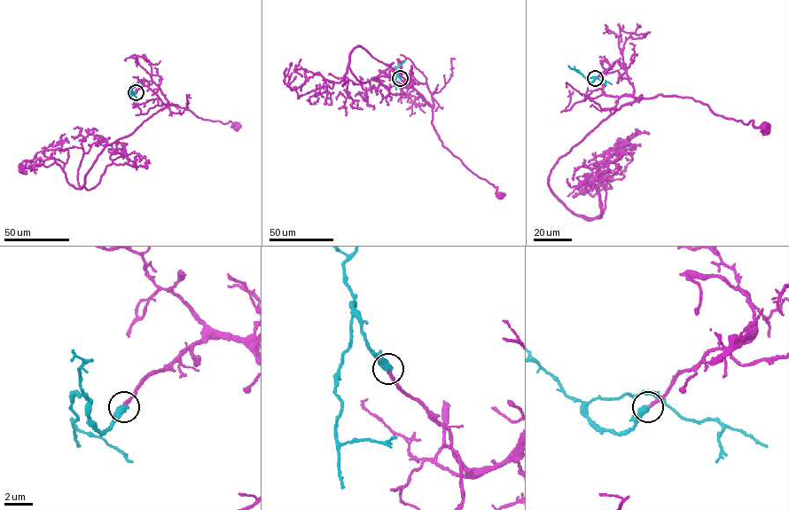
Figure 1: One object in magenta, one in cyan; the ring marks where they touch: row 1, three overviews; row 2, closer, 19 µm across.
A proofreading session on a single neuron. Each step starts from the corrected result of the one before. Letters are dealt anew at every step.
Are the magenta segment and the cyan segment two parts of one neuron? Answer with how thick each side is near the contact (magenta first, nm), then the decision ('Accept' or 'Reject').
Thickness 260 nm (magenta) against 550 nm. Accept

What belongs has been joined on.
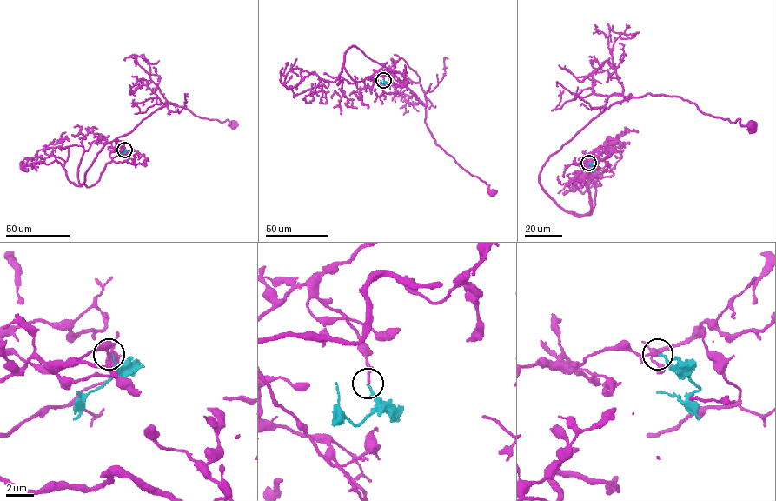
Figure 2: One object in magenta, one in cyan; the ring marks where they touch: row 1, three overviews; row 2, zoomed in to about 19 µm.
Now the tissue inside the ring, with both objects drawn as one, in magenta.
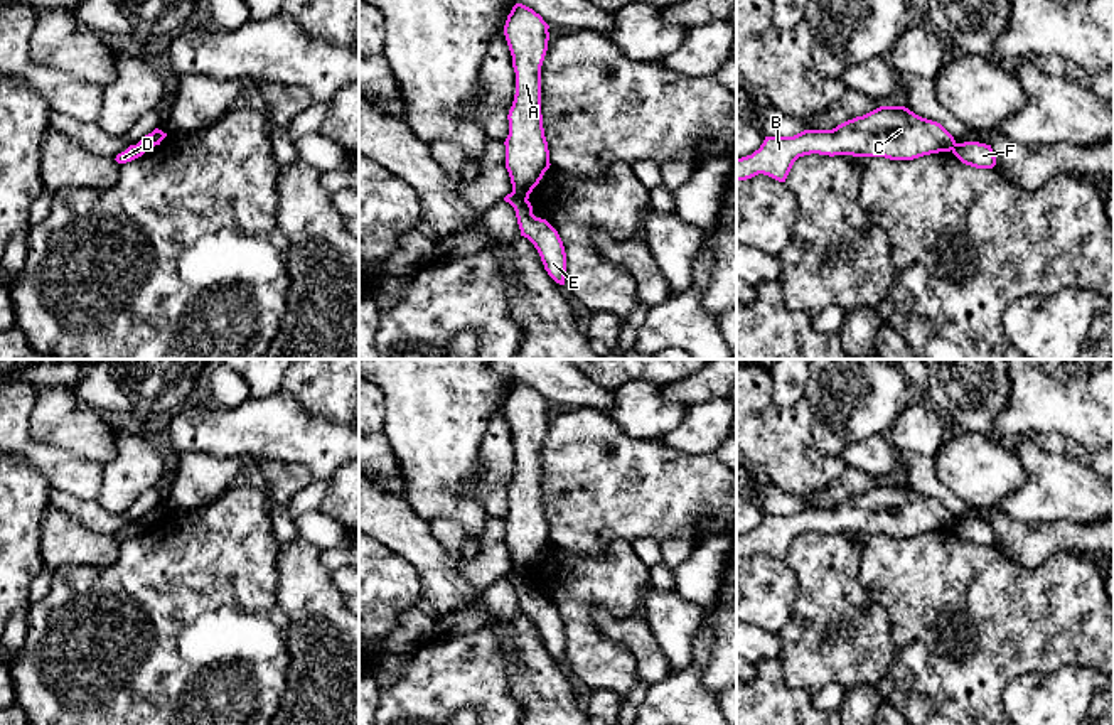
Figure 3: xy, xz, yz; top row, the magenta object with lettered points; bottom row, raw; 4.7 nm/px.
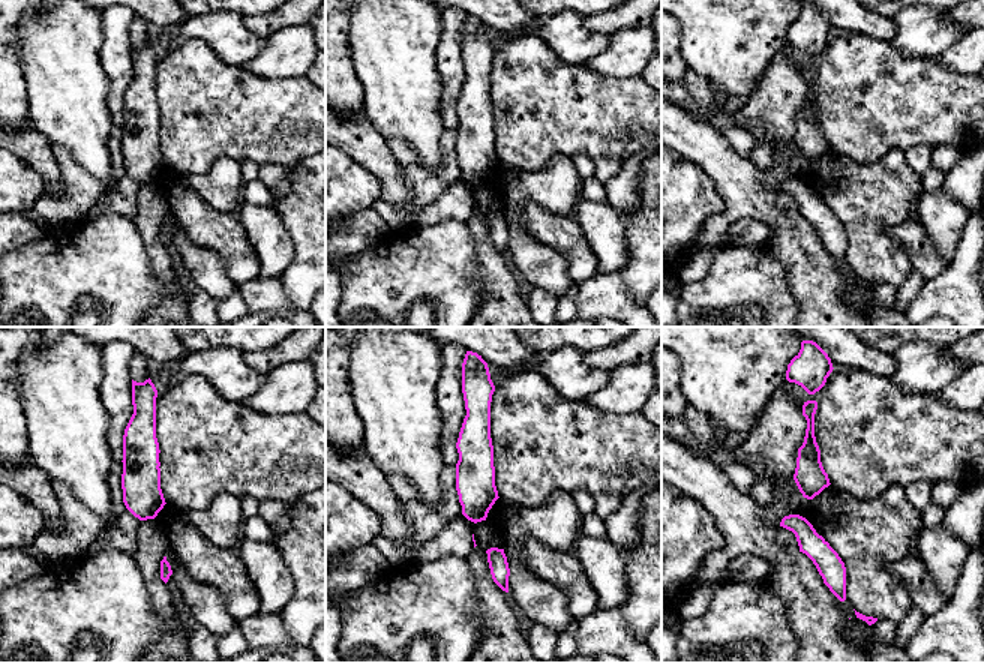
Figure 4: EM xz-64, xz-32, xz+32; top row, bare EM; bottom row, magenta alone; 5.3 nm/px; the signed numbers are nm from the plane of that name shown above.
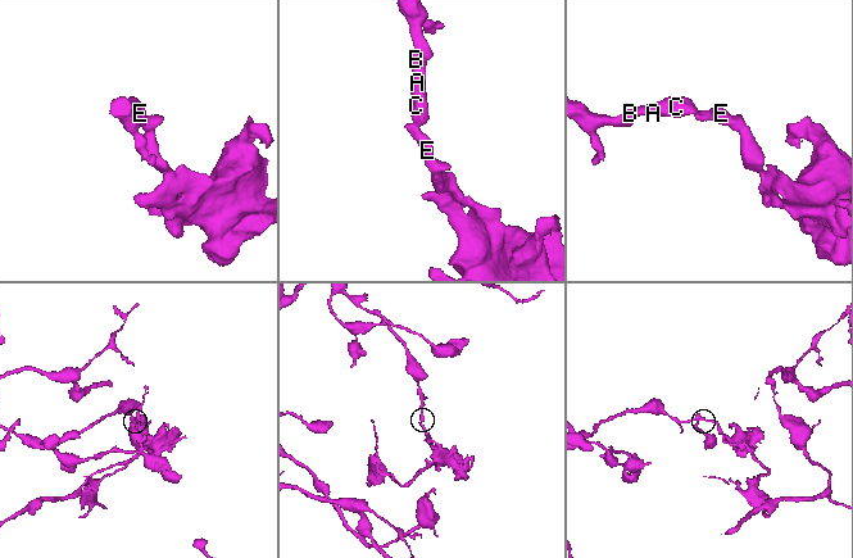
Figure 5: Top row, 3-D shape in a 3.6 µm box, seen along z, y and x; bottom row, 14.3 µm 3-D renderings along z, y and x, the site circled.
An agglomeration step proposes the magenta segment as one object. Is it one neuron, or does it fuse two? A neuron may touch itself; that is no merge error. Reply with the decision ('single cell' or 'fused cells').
fused cells

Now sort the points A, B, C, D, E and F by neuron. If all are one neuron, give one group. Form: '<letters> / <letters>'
A B C / D E F

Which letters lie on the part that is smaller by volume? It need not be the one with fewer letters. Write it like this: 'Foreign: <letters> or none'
Foreign: D, E, F

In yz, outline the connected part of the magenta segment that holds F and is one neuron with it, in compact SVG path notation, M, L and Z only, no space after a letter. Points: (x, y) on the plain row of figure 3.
M964 519L952 524L952 531L966 543L976 546L993 546L996 534L991 523L979 519Z

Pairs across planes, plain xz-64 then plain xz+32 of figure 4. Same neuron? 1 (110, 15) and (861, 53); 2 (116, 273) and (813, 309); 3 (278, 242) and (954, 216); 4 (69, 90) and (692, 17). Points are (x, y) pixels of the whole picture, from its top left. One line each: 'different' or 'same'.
1: different
2: different
3: same
4: same

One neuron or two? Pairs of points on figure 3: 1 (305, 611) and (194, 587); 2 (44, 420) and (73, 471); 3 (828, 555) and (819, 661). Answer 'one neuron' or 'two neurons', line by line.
1: two neurons
2: two neurons
3: one neuron

